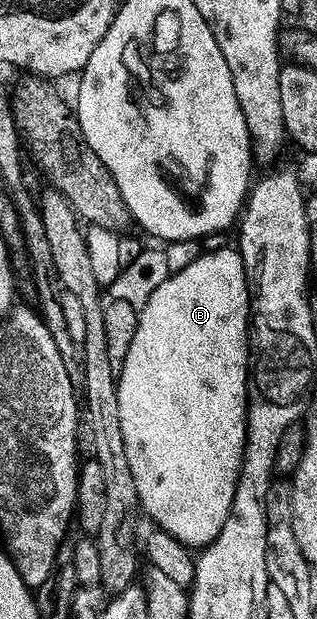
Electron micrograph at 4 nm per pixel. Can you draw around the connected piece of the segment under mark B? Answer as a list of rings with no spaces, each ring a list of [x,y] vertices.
[[[237,248],[230,249],[214,249],[211,253],[206,253],[203,257],[198,257],[195,261],[190,261],[182,270],[171,272],[170,277],[164,283],[160,283],[160,287],[156,287],[156,292],[152,294],[152,299],[148,299],[148,303],[141,309],[138,315],[138,326],[136,327],[136,335],[132,335],[132,347],[128,347],[128,355],[124,359],[124,367],[122,372],[117,374],[118,379],[118,398],[120,399],[120,431],[124,431],[124,447],[128,451],[128,463],[132,466],[132,475],[136,479],[136,491],[142,500],[142,508],[145,516],[150,516],[157,528],[163,529],[168,535],[172,535],[176,539],[180,539],[188,547],[205,547],[217,540],[220,531],[224,527],[224,523],[230,517],[230,508],[234,502],[234,492],[238,483],[238,472],[242,466],[242,452],[246,446],[246,420],[247,420],[247,402],[248,402],[248,370],[252,365],[251,356],[251,338],[248,334],[251,332],[251,295],[249,287],[246,285],[244,263],[238,254]]]

